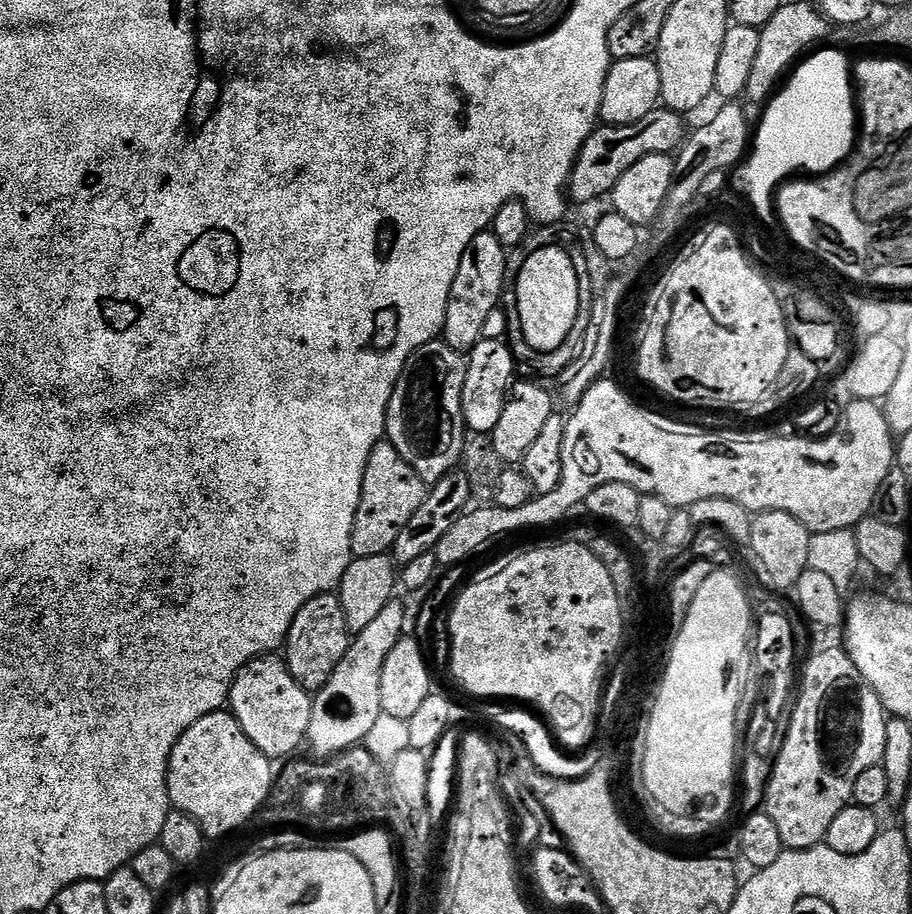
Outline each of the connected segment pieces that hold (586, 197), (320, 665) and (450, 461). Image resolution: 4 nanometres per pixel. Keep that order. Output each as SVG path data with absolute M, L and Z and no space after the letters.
M660 106L656 111L646 114L646 118L642 118L642 122L634 122L630 126L621 128L597 127L582 146L576 159L576 165L572 168L571 199L573 201L576 199L580 204L588 204L591 200L600 200L603 196L605 199L618 182L618 178L622 178L622 174L626 174L626 170L630 170L630 166L634 166L634 162L659 152L675 153L686 139L684 120L685 117L681 113Z
M324 592L320 596L315 596L310 602L306 602L306 606L302 606L302 610L298 610L298 618L294 618L294 622L288 631L286 641L286 653L288 652L288 656L286 655L286 663L290 674L310 694L319 692L322 686L326 686L330 674L334 674L338 662L342 662L349 643L350 633L339 595L332 592Z
M437 338L422 346L408 359L408 365L396 383L394 394L388 407L388 427L386 440L396 447L398 454L414 466L416 473L429 486L439 483L444 476L451 473L461 463L466 439L466 425L462 410L462 390L466 386L468 361L465 353L454 350L443 339Z

